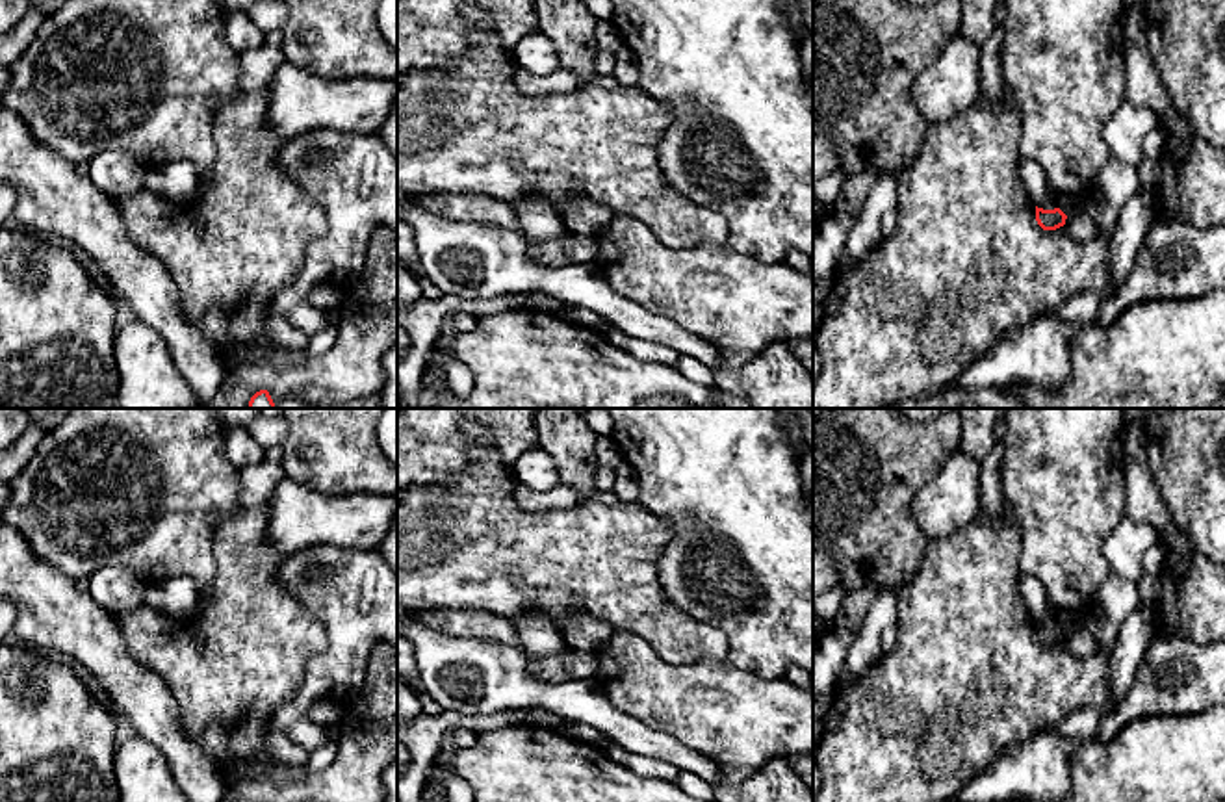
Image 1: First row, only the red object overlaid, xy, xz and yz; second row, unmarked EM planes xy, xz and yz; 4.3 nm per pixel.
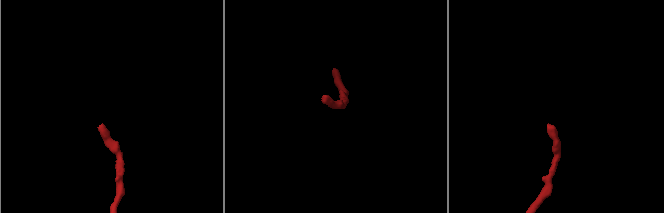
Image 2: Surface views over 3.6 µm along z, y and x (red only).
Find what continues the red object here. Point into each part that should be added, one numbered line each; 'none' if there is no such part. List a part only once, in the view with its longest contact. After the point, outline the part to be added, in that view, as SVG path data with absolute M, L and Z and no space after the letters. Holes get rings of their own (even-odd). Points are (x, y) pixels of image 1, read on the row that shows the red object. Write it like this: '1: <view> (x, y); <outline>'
none

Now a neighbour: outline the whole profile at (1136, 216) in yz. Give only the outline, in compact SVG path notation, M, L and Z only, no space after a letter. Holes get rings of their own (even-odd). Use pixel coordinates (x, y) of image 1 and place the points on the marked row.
M1145 188L1123 204L1110 236L1112 284L1108 291L1119 290L1127 282L1154 217L1153 191Z

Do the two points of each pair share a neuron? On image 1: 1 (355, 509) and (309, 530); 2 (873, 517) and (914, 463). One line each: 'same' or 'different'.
1: same
2: same

